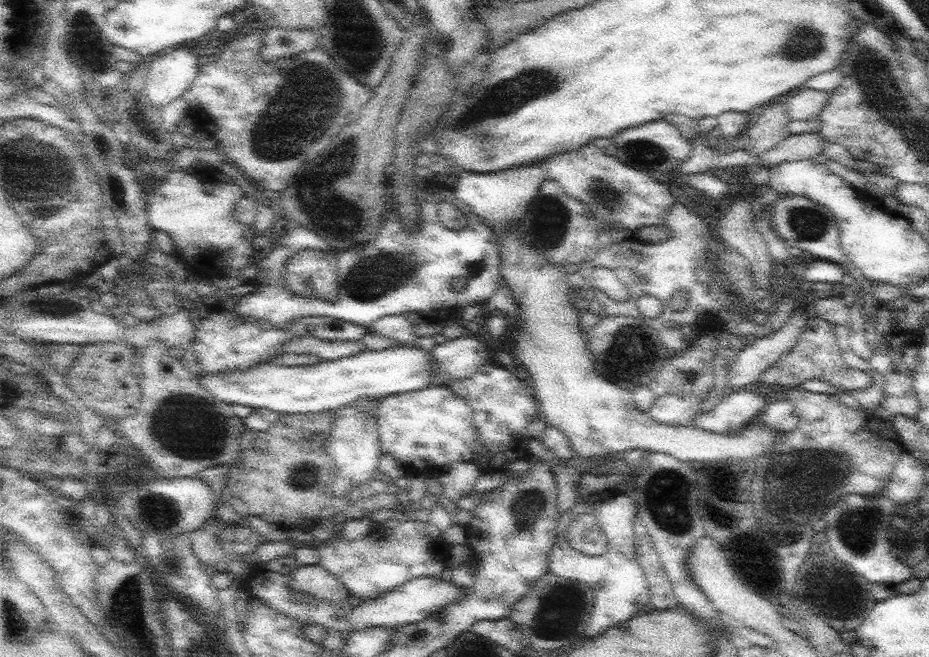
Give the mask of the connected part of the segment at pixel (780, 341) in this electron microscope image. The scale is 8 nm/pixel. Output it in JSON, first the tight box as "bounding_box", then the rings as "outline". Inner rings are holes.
{"bounding_box":[728,307,807,390],"outline":[[[798,307],[791,314],[789,322],[780,329],[762,339],[756,338],[750,345],[746,345],[728,369],[730,388],[740,390],[742,386],[756,383],[772,363],[792,351],[807,324],[807,313]]]}

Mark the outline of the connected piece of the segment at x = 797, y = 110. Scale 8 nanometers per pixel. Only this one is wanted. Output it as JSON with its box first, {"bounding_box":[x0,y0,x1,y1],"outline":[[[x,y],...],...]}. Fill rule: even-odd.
{"bounding_box":[786,88,832,121],"outline":[[[802,88],[797,94],[791,94],[786,101],[786,114],[790,120],[809,121],[816,119],[824,107],[828,105],[828,99],[832,90],[814,90]]]}

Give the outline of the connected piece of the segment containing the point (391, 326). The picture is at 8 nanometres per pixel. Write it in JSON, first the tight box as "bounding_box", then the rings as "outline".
{"bounding_box":[372,315,421,348],"outline":[[[403,315],[383,316],[377,320],[372,329],[386,338],[398,340],[398,345],[408,348],[420,348],[421,336],[416,333],[414,324]]]}

